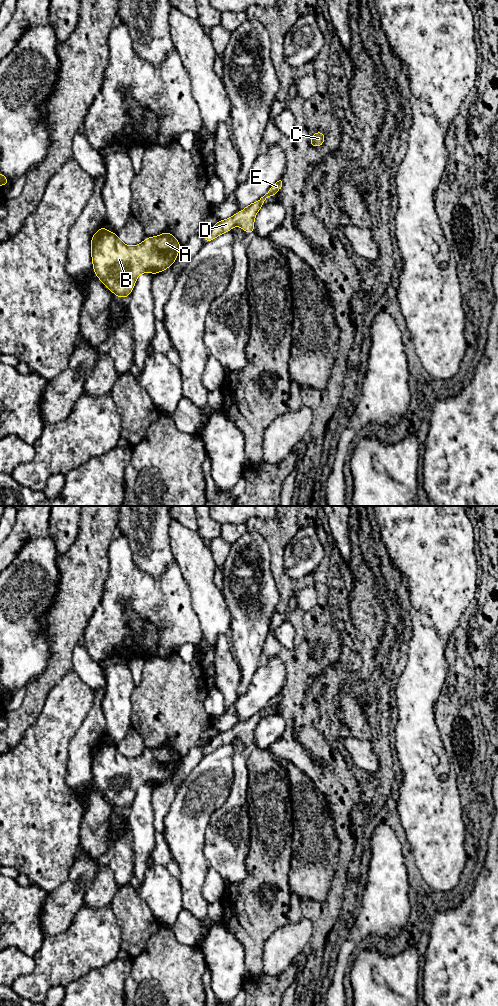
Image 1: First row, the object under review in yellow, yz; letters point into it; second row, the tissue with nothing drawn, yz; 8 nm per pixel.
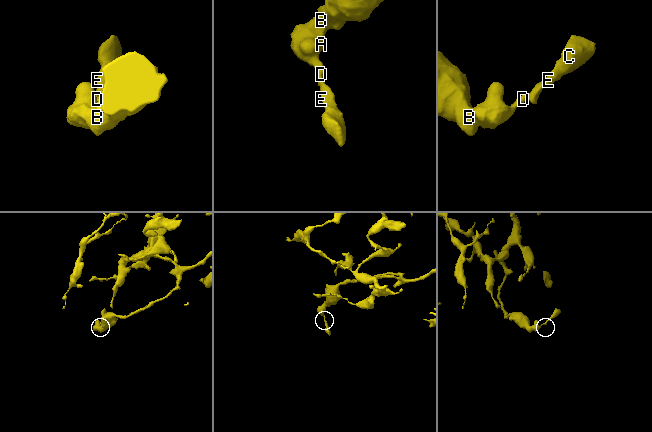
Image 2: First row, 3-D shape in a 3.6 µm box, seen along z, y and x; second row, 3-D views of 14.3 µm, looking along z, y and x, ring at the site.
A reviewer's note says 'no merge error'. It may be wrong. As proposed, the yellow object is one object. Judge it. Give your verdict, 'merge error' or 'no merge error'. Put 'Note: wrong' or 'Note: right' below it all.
no merge error
Note: right

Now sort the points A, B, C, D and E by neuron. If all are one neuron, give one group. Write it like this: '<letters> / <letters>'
A B C D E

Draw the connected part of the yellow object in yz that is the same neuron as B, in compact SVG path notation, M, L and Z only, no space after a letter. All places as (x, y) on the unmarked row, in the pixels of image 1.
M100 738L91 750L93 782L100 793L119 810L128 809L141 785L153 787L170 780L181 756L170 744L146 749L136 758L125 757L116 745Z

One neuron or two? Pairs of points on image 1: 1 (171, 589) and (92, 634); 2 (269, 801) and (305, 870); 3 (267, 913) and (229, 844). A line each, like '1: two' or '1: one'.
1: one
2: two
3: two

